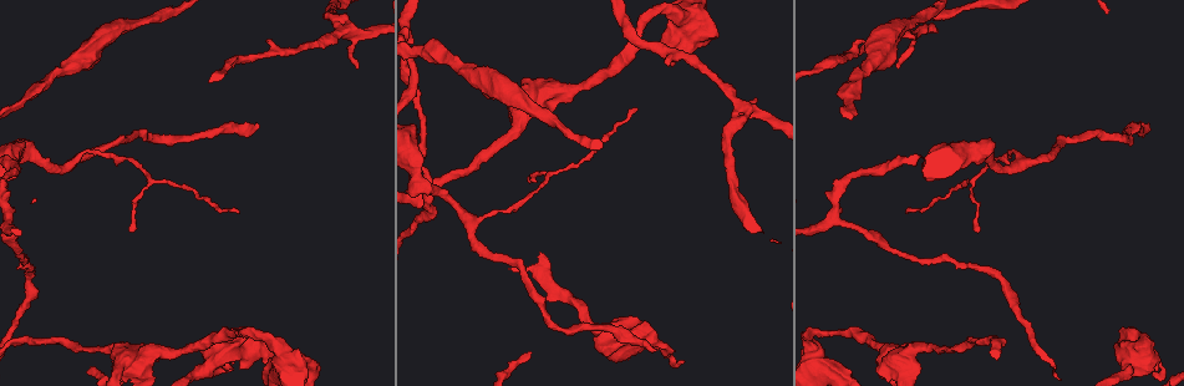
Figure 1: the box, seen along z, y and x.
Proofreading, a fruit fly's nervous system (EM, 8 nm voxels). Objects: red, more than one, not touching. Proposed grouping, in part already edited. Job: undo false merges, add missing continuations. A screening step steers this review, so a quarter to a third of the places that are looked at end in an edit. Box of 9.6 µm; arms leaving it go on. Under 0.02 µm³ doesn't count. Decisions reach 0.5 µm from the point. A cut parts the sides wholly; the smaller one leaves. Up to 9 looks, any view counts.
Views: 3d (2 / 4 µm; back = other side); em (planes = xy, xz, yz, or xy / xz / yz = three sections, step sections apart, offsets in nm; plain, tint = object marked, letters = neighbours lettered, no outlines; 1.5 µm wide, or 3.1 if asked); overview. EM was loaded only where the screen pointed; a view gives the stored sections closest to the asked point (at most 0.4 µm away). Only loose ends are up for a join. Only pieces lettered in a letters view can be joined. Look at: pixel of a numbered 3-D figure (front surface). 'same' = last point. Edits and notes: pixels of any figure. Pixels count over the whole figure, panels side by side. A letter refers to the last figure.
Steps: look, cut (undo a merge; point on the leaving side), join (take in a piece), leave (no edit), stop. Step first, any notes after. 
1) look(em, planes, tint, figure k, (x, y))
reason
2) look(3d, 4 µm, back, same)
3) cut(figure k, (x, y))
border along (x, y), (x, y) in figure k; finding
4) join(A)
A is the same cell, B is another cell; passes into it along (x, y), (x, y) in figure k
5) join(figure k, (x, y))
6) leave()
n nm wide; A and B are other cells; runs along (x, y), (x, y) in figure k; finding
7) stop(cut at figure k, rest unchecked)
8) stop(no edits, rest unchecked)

look(3d, 2 µm, figure 1, (257, 126))
branch stops here

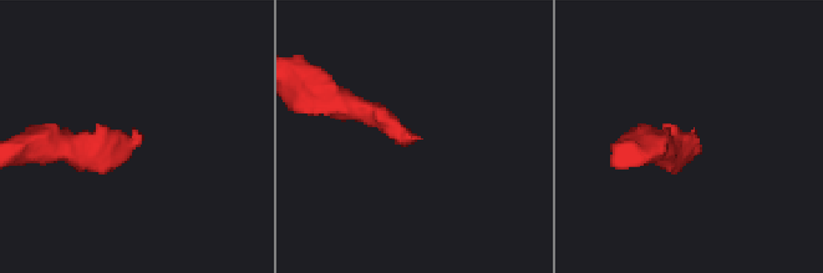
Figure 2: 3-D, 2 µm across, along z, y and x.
look(em, xy, step 4, tint, figure 2, (689, 133))
shape alone is not enough

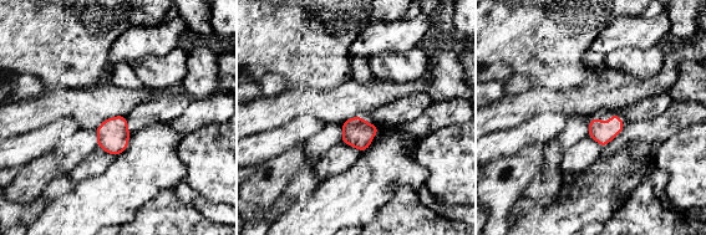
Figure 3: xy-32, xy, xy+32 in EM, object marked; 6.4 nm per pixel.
look(em, planes, letters, same)
another direction

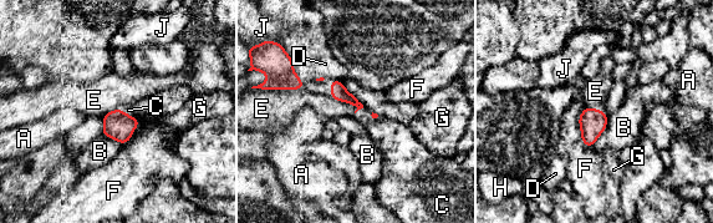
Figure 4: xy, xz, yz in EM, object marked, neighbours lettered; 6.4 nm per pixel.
join(figure 4, (128, 110))
C is the same cell, A, B, D, E, F, G, H and J are other cells; passes into it along (120, 126), (132, 117), (128, 110) in figure 4; it goes on there

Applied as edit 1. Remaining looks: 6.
look(overview)

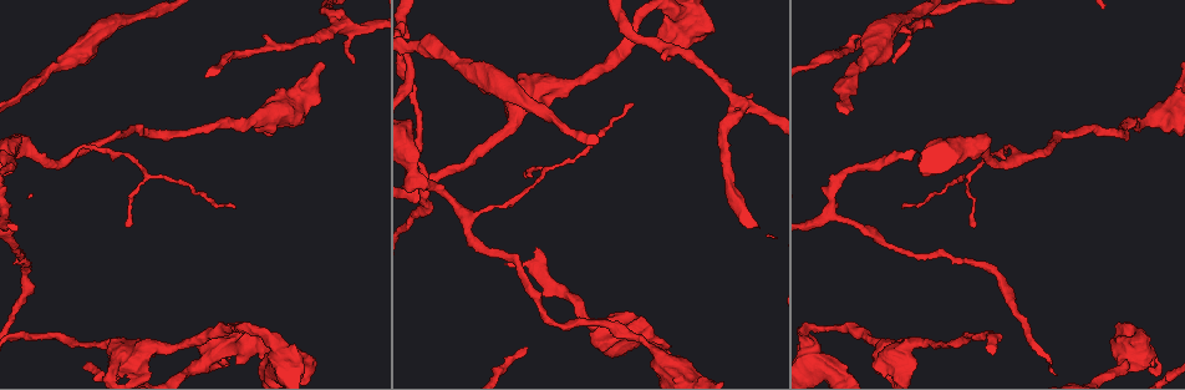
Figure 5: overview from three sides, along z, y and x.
look(3d, 4 µm, figure 5, (752, 94))

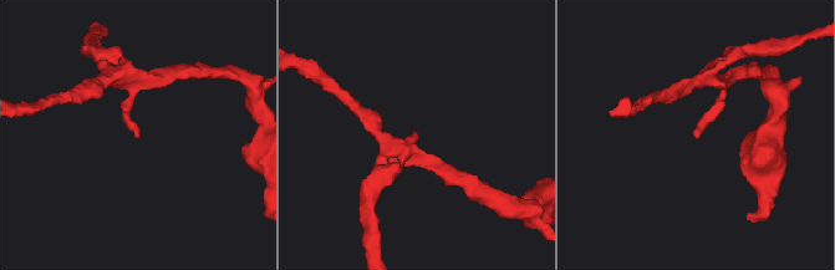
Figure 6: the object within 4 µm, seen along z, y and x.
look(em, 3.1 µm, planes, plain, figure 6, (136, 138))
now the EM

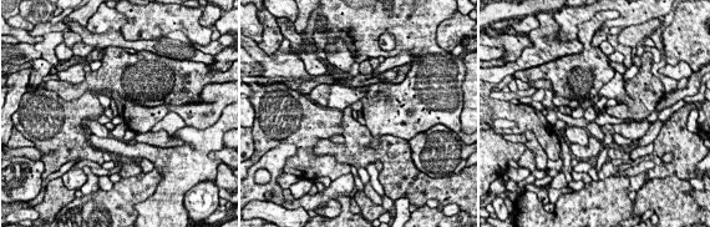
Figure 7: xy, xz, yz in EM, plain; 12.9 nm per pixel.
look(em, 3.1 µm, planes, letters, same)

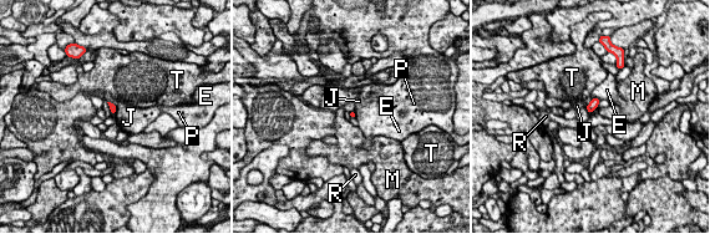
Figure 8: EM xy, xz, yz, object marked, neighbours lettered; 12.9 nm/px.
leave()
R touches over 180 nm; E, J, M, P, R and T are other cells; border along (599, 100), (593, 111) in figure 8; none of them fits

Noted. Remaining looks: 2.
look(em, xy, step 8, tint, figure 5, (514, 117))
thick turns thin

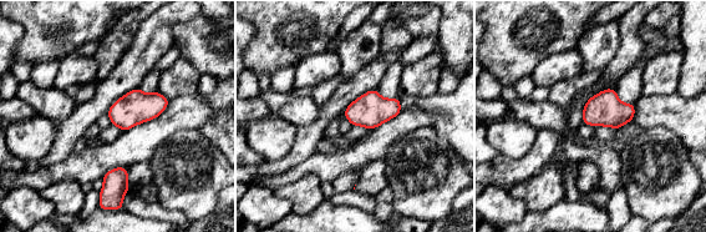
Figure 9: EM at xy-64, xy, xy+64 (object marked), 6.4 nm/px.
look(em, planes, letters, same)

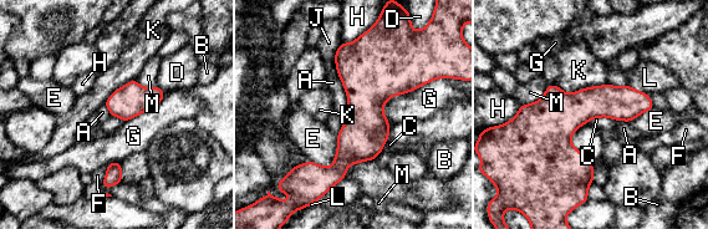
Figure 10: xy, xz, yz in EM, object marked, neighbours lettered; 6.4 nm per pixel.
leave()
220 nm wide; A, B, C, D, E, F, G, H, J, K, L and M are other cells; border along (447, 77), (393, 95), (383, 116) in figure 10; all the same neuron

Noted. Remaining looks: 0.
stop(join at figure 4, rest unchecked)

